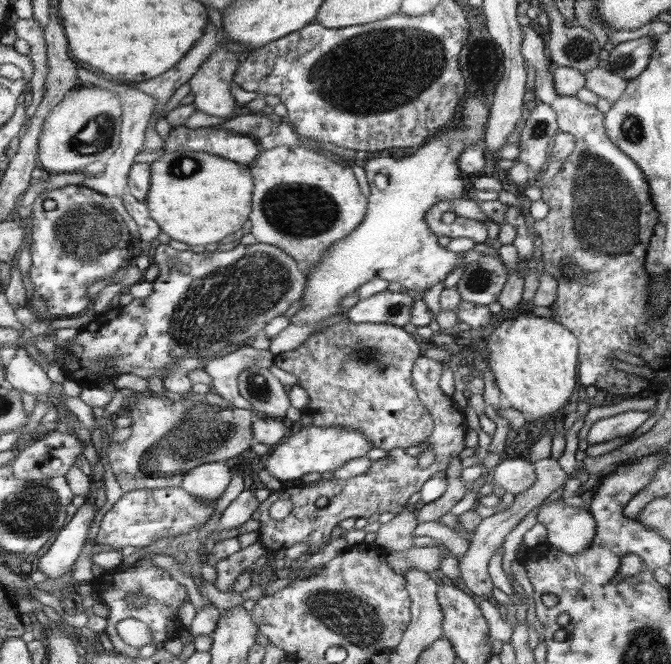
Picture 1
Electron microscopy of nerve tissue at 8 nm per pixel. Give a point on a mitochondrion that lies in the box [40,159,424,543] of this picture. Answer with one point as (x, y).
(219, 306)

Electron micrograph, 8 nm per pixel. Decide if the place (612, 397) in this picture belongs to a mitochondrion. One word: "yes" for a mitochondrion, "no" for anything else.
no

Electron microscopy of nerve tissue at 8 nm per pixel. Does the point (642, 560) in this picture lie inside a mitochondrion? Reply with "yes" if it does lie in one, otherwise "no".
no

